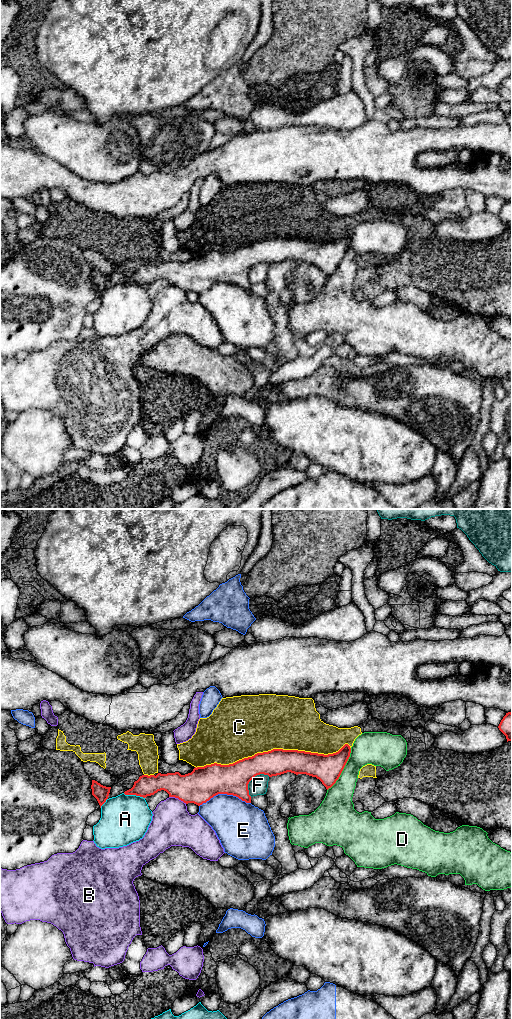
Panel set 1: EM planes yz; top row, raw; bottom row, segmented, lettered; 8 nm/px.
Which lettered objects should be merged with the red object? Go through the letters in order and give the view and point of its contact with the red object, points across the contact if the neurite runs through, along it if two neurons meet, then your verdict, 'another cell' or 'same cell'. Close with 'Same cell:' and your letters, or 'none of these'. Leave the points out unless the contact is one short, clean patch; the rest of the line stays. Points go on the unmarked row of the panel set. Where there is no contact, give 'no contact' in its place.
A: yz (134, 282) | another cell
B: yz (178, 286) | another cell
C: yz (273, 237) | another cell
D: yz (343, 256) | another cell
E: yz (224, 281) | another cell
F: yz (253, 265) | another cell
Same cell: none of these

